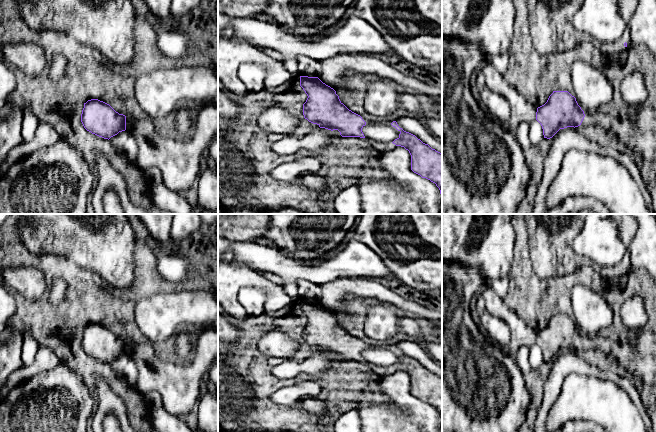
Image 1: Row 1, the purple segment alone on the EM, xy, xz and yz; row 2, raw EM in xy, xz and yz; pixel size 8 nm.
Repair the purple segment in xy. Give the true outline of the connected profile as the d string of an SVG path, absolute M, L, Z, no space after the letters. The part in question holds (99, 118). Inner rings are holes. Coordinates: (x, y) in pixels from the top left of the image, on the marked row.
M98 99L84 103L81 122L87 131L108 140L126 130L126 116Z

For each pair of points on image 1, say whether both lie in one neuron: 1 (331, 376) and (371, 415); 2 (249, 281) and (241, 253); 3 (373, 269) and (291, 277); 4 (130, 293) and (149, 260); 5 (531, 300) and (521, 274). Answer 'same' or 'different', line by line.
1: different
2: different
3: same
4: same
5: same

